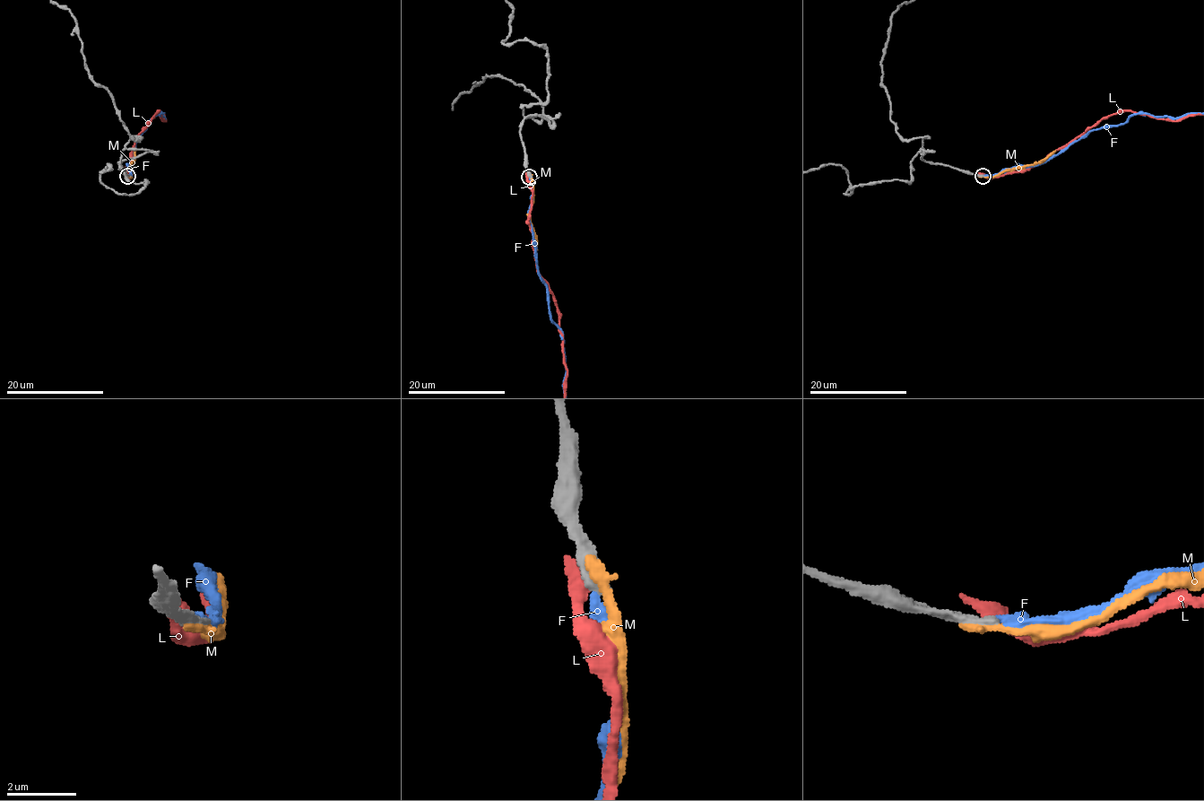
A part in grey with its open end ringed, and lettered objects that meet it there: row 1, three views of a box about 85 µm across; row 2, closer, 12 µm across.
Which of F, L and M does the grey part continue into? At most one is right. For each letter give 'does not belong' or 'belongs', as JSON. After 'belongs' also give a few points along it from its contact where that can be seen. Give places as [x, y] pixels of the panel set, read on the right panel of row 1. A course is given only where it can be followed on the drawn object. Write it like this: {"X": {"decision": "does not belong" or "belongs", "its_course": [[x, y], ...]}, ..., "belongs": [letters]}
{"F": {"decision": "belongs"}, "L": {"decision": "does not belong"}, "M": {"decision": "does not belong"}, "belongs": ["F"]}

